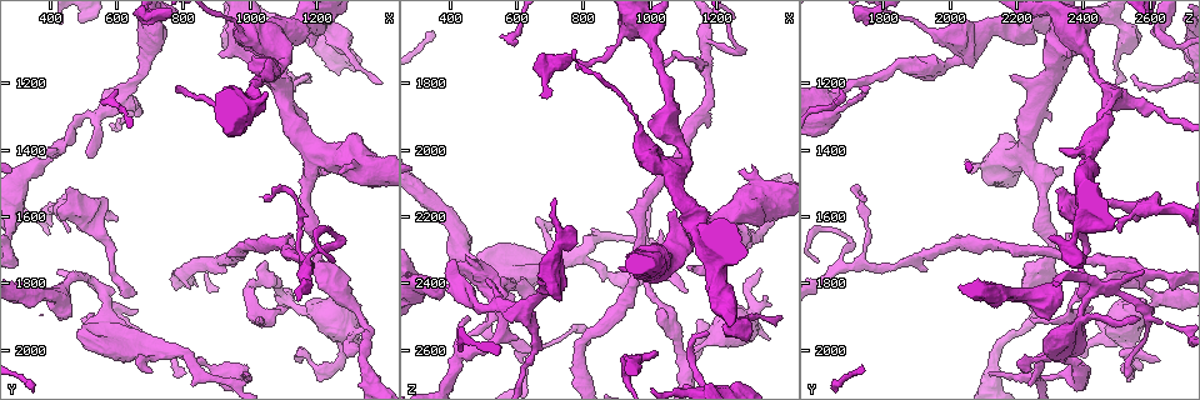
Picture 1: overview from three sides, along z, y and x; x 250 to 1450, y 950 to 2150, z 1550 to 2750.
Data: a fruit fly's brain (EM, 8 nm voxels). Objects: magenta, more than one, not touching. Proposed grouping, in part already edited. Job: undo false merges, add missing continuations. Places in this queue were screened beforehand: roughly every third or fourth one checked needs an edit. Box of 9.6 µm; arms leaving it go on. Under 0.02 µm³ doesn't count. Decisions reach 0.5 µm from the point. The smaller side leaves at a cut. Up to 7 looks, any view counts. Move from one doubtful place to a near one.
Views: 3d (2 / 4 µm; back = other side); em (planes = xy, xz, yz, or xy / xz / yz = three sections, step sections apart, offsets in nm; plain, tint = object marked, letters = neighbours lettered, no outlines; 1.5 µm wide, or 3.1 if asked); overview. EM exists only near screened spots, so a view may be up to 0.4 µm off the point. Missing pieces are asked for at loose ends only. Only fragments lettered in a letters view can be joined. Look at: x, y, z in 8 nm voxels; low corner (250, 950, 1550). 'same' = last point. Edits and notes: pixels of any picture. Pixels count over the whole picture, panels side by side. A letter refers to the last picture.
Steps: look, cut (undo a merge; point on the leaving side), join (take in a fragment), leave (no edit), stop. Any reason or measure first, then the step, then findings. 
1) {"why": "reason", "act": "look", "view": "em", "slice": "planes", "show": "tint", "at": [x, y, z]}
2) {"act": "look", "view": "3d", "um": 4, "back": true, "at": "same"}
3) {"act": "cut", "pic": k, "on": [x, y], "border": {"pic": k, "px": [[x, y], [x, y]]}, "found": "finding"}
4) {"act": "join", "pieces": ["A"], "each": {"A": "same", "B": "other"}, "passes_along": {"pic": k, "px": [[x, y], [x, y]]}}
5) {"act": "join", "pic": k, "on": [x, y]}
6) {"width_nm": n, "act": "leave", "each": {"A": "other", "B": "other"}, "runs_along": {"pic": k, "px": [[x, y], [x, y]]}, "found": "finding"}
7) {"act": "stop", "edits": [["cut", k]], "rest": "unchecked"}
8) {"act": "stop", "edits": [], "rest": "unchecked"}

{"act": "look", "view": "3d", "um": 2, "at": [1120, 1870, 2430]}

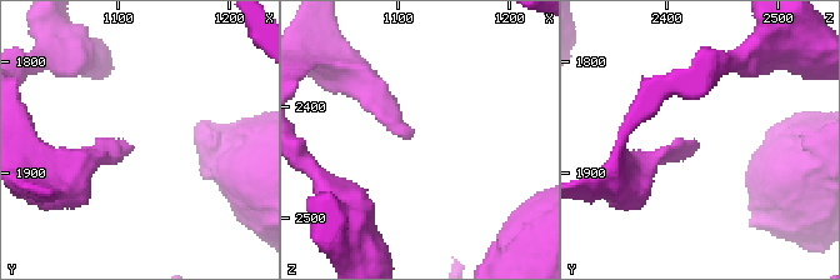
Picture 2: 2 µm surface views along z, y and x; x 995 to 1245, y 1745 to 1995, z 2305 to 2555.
{"why": "now the EM", "act": "look", "view": "em", "slice": "xz", "step": 8, "show": "tint", "at": [1108, 1880, 2428]}

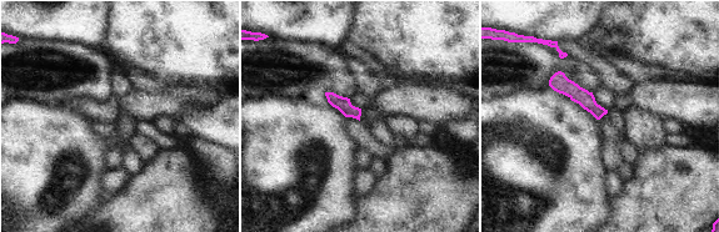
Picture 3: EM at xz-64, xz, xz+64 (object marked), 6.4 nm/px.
{"why": "what lies round it", "act": "look", "view": "em", "slice": "xz", "step": 8, "show": "letters", "at": "same"}

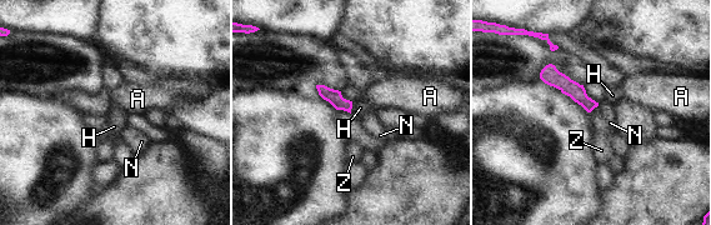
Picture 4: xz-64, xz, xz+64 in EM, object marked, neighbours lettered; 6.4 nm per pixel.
{"longest_contact_nm": ["Z", 80], "act": "leave", "each": {"A": "other", "H": "other", "N": "other", "Z": "other"}, "border": {"pic": 4, "px": [[597, 105], [590, 113]]}, "found": "no lettered fragment goes on from it"}

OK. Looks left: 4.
{"why": "thin neck", "act": "look", "view": "3d", "um": 4, "at": [560, 1820, 2440]}

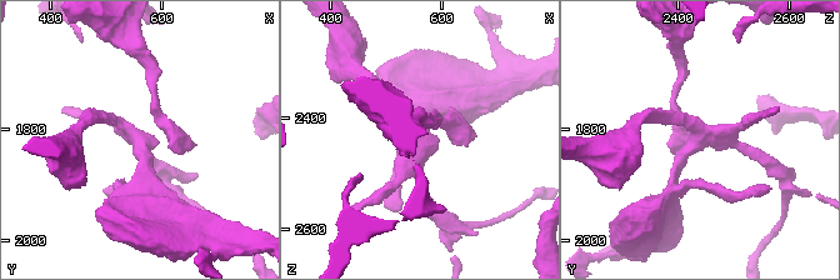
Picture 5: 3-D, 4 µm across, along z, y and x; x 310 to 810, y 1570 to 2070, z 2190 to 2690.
{"act": "look", "view": "em", "slice": "planes", "show": "letters", "at": [570, 1825, 2435]}

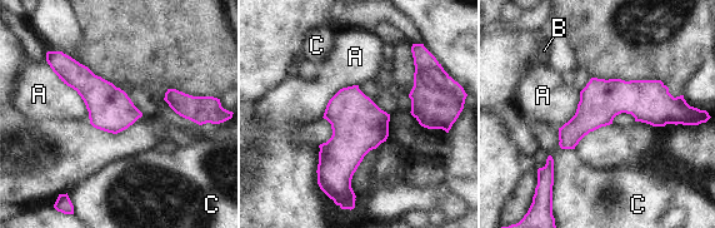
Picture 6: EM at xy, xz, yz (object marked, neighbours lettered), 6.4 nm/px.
{"longest_contact_nm": ["A", 440], "act": "leave", "each": {"A": "other", "B": "other", "C": "other"}, "border": {"pic": 6, "px": [[46, 62], [76, 92], [89, 115]]}, "found": "one neuron here"}

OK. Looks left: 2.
{"why": "thick turns thin", "act": "look", "view": "em", "slice": "xy", "step": 4, "show": "tint", "at": [890, 2050, 2370]}

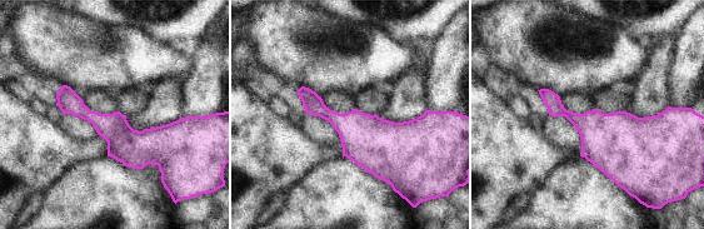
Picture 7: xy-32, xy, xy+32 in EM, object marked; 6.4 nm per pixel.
{"why": "see the neighbours", "act": "look", "view": "em", "slice": "xy", "step": 4, "show": "letters", "at": "same"}

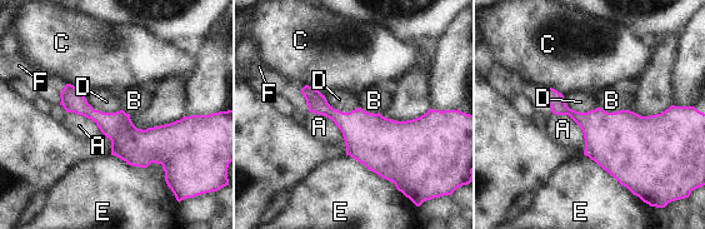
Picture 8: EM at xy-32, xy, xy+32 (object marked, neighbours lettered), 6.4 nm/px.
{"longest_contact_nm": ["E", 440], "act": "leave", "each": {"A": "other", "B": "other", "C": "other", "D": "other", "E": "other", "F": "other"}, "border": {"pic": 8, "px": [[85, 98], [95, 109], [121, 110]]}, "found": "one neuron here"}

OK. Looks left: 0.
{"act": "stop", "edits": [], "rest": "unchecked"}

